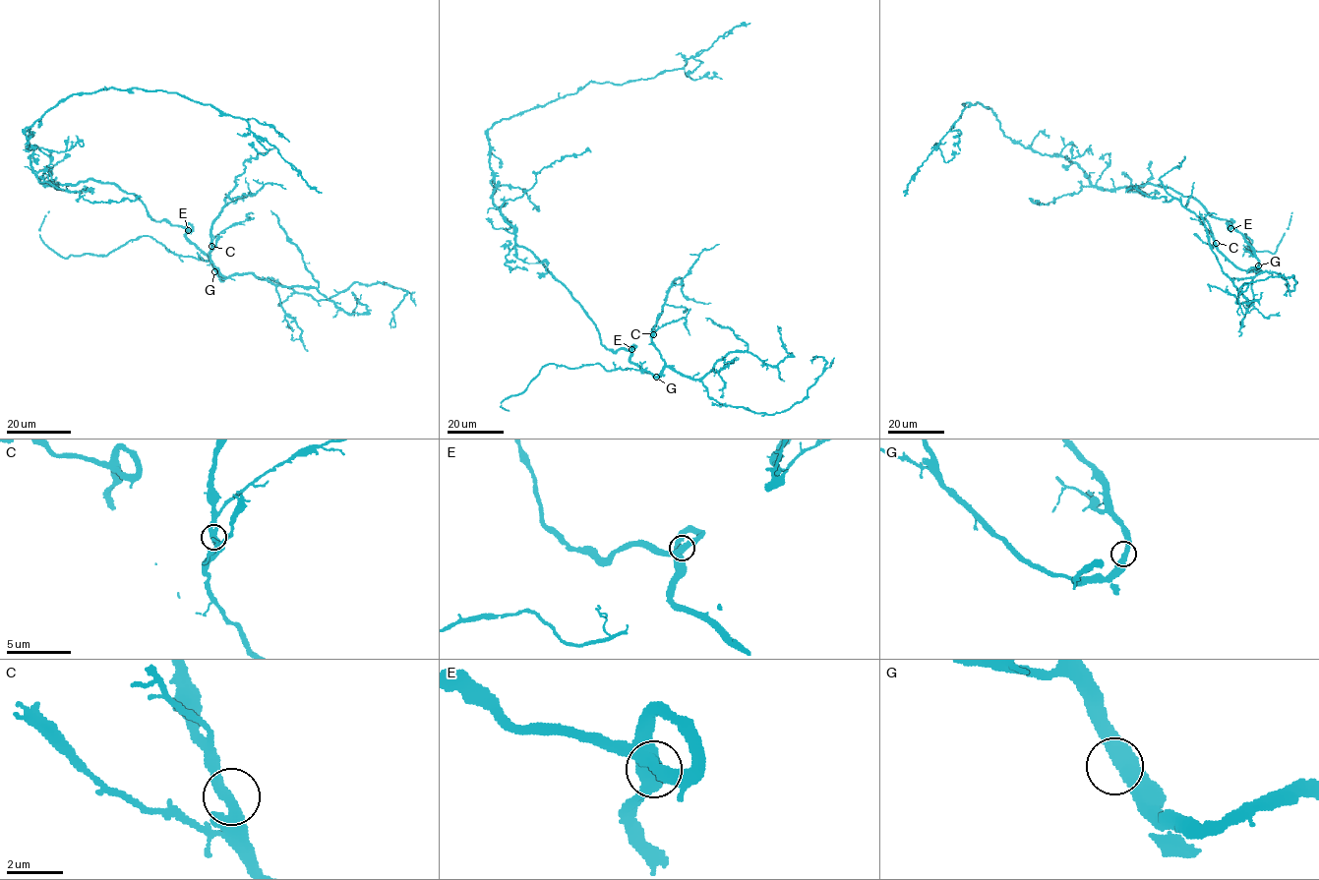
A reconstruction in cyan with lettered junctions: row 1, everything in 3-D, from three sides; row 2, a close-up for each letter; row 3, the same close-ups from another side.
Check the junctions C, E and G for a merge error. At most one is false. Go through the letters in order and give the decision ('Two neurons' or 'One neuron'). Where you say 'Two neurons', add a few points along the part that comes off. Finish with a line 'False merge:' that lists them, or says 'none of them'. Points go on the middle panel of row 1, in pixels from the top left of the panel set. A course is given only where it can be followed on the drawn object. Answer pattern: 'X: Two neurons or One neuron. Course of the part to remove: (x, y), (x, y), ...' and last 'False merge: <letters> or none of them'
C: One neuron
E: One neuron
G: One neuron
False merge: none of them

